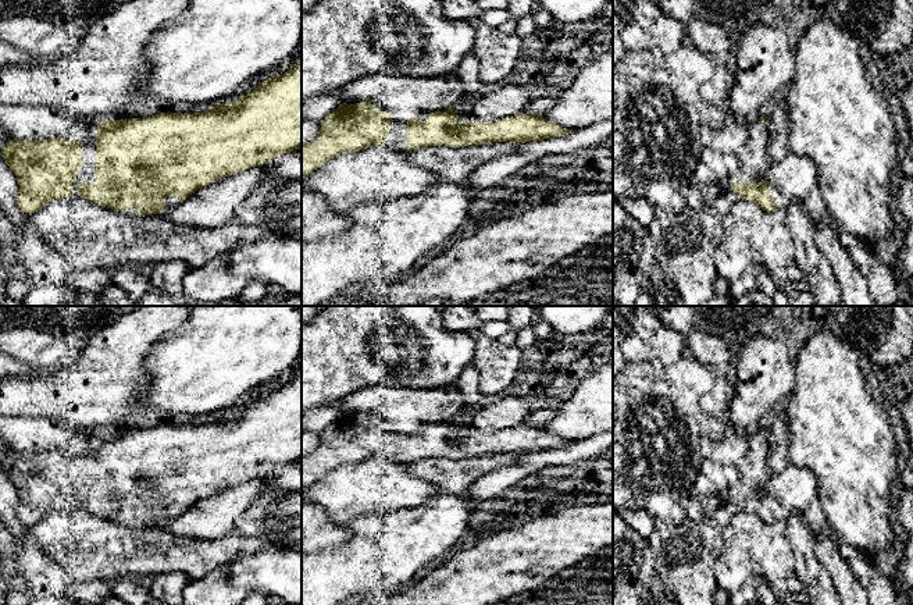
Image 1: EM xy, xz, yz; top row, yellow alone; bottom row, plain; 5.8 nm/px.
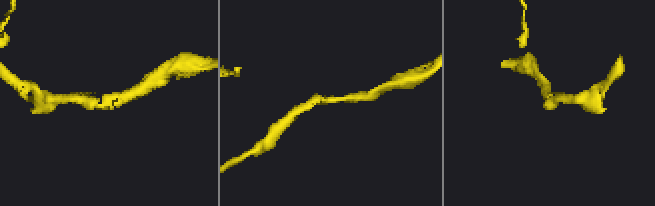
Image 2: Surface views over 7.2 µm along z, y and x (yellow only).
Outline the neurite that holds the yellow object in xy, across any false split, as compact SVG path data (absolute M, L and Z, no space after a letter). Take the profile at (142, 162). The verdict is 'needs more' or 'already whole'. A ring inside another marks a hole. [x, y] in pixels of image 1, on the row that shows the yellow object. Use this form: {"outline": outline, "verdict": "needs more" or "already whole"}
{"outline": "M302 56L285 74L258 82L253 92L242 93L233 103L193 114L168 111L146 118L99 121L94 122L94 131L96 138L83 143L65 138L32 142L14 139L3 147L0 154L19 184L17 204L26 216L63 197L86 199L128 217L153 216L179 206L208 184L302 147Z", "verdict": "needs more"}

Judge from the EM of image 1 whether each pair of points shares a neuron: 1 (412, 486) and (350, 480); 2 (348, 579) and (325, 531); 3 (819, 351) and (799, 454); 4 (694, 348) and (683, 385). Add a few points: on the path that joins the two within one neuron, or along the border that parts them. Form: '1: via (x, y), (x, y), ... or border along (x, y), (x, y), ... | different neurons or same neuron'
1: via (396, 486), (366, 486) | same neuron
2: border along (323, 547), (316, 551) | different neurons
3: via (819, 376), (819, 429) | same neuron
4: border along (687, 353), (712, 369) | different neurons

